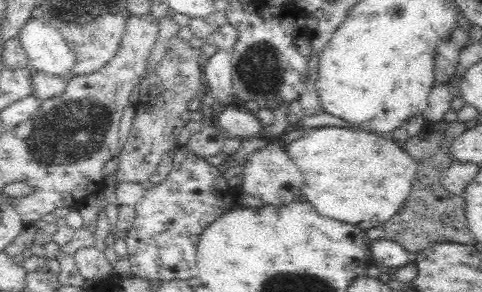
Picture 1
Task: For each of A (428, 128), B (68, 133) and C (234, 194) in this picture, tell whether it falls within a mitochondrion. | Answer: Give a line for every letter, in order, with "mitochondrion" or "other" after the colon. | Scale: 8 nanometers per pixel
A: other
B: mitochondrion
C: other

